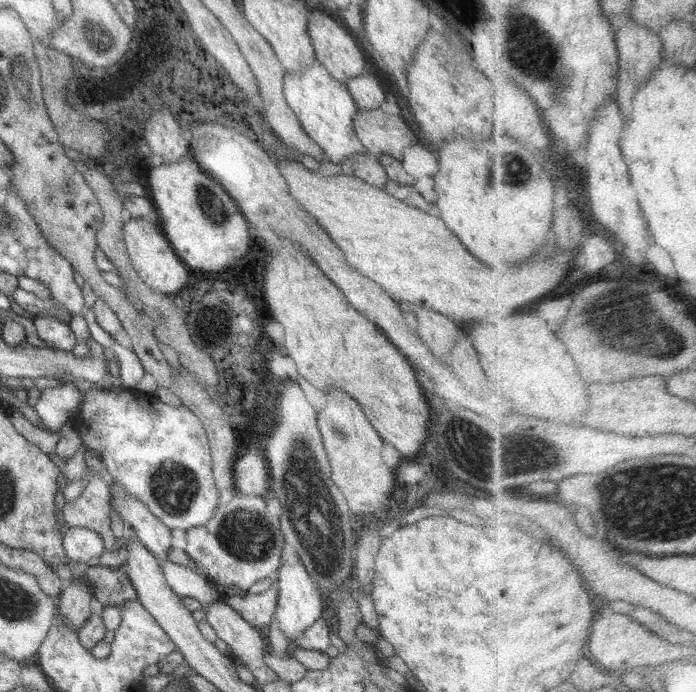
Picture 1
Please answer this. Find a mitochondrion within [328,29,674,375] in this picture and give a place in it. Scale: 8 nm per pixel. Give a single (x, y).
(518, 176)

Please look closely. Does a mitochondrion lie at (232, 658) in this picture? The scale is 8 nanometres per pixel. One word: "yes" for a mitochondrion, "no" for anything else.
no

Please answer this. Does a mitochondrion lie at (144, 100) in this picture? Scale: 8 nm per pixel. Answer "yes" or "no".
no

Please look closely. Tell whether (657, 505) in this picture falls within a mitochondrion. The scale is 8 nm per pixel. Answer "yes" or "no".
yes

